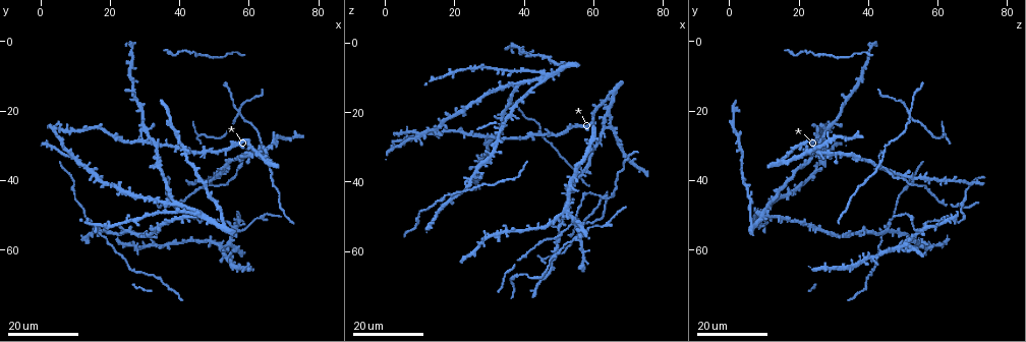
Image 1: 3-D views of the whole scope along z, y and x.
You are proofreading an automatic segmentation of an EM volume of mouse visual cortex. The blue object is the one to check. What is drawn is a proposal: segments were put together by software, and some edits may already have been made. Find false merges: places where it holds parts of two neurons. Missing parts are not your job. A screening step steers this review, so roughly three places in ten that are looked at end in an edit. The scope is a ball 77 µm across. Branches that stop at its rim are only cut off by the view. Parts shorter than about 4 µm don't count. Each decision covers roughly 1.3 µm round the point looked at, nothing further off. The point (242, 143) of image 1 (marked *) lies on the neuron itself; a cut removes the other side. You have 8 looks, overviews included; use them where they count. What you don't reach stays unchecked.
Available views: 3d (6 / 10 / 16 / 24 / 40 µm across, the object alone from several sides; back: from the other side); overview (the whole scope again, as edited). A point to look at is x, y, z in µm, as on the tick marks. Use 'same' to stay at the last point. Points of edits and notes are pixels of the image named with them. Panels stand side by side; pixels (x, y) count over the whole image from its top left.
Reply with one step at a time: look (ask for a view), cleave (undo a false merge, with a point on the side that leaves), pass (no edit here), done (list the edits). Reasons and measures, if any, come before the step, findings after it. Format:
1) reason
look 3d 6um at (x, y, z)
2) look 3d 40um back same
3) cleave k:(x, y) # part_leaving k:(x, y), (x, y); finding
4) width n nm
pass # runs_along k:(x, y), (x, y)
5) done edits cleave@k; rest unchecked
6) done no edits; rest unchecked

thin arm on a thick one
look 3d 24um at (64.0, 32.0, 44.5)

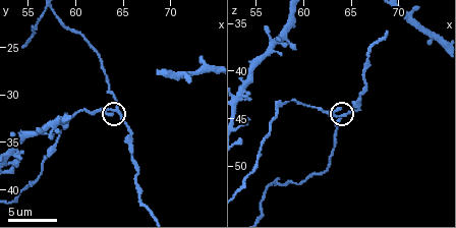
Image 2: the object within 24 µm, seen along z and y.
zoom in
look 3d 10um at (64.6, 31.6, 44.8)

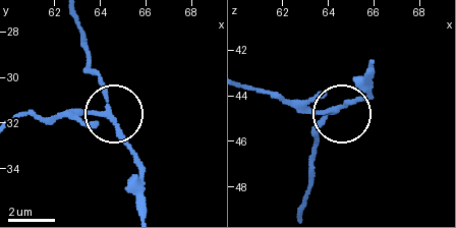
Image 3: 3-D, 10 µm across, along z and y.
pass # runs_along 3:(21, 117), (103, 111), (141, 162); one neuron here

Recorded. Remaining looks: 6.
looks like a crossing
look 3d 16um at (56.5, 20.0, 51.5)

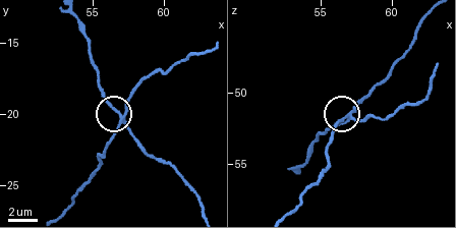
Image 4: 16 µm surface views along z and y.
closer look
look 3d 6um at (57.0, 20.4, 51.6)

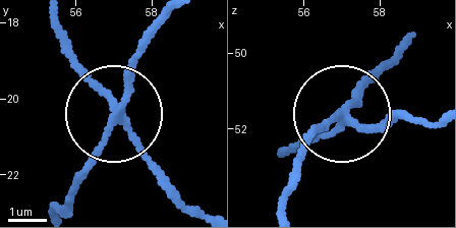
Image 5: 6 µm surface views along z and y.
look 3d 6um back at (57.10, 20.45, 51.65)

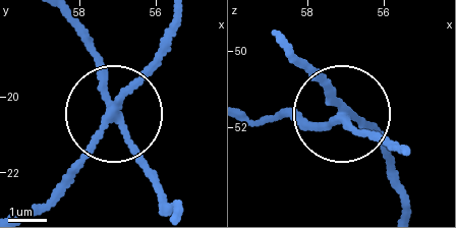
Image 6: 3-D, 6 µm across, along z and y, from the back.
width 180 nm
cleave 6:(146, 171) # part_leaving 6:(119, 118), (174, 209); two neurons meet here

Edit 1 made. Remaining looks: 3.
look overview

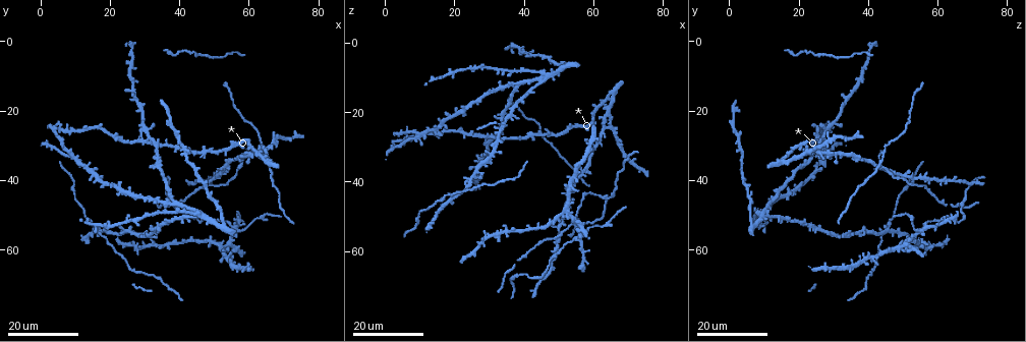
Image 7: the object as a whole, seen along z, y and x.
three arms meet
look 3d 16um at (49.0, 42.0, 56.0)

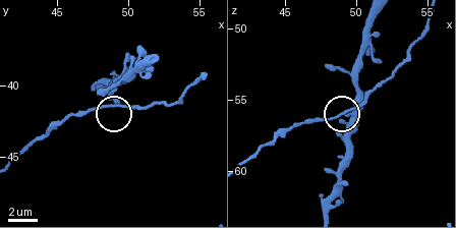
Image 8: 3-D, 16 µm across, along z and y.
look 3d 10um at (48.4, 41.6, 56.4)

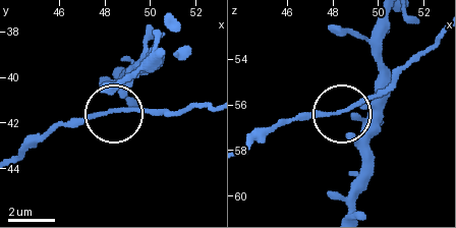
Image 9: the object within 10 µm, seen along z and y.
width 120 nm
pass # one neuron here

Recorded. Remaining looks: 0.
done edits cleave@6; rest unchecked

